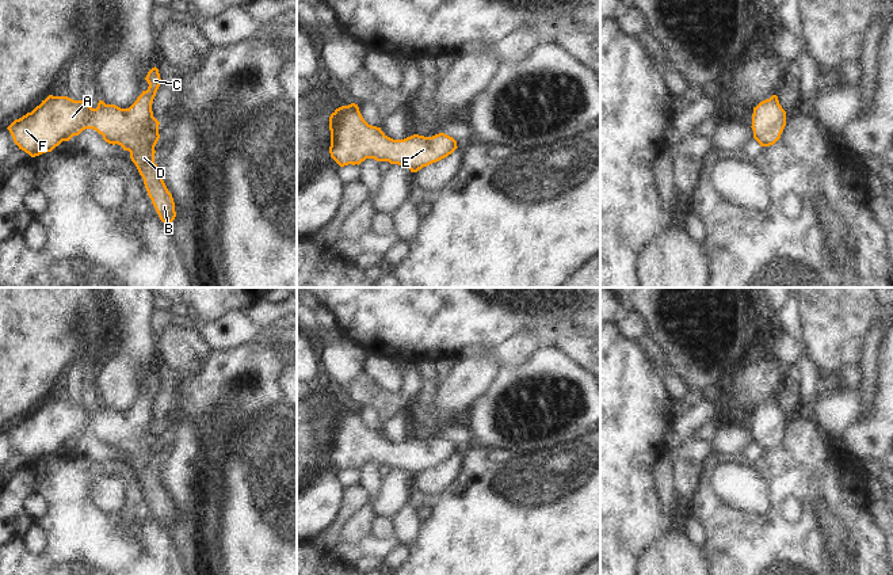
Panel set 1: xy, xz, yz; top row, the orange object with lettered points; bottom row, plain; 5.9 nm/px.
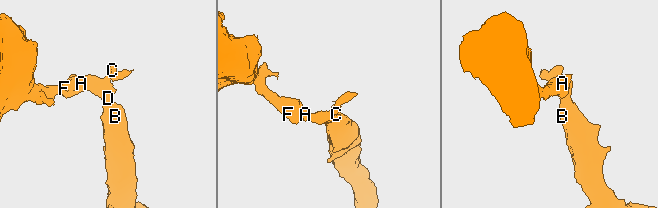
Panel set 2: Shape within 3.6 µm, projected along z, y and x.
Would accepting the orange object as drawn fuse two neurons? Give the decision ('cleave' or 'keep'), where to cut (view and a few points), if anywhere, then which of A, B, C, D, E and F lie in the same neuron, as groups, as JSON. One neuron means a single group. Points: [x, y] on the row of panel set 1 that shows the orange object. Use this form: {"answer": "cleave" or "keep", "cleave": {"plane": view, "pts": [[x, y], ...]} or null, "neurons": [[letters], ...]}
{"answer": "keep", "cleave": null, "neurons": [["A", "B", "C", "D", "E", "F"]]}

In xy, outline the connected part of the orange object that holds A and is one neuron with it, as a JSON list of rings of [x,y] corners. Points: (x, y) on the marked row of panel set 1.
[[[152,68],[145,80],[148,90],[129,108],[103,100],[92,108],[83,100],[49,95],[7,129],[19,149],[31,157],[51,152],[85,129],[96,130],[106,142],[118,144],[130,152],[160,220],[169,228],[176,217],[175,202],[154,163],[160,122],[153,117],[152,103],[161,81],[159,69]]]

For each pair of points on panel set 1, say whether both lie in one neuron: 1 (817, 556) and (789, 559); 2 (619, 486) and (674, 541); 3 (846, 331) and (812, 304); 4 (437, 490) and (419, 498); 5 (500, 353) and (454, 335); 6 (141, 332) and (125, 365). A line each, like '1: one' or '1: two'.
1: one
2: two
3: one
4: two
5: two
6: two

